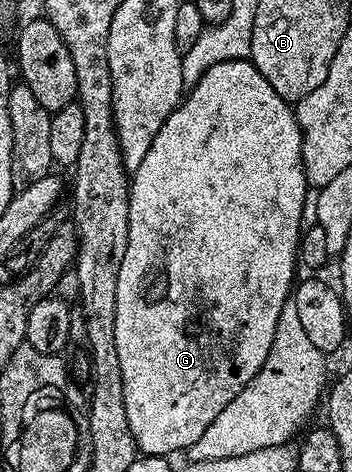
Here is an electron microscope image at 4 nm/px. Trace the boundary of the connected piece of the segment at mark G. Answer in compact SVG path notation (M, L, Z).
M229 59L227 62L213 64L195 86L186 91L185 97L179 103L177 109L171 113L169 120L161 124L161 132L153 136L153 144L149 144L149 152L145 152L145 160L130 175L131 199L129 200L129 244L125 248L125 260L121 260L121 272L117 272L117 336L115 337L115 351L117 360L121 360L121 384L125 384L125 417L129 420L129 432L133 432L133 440L136 447L147 456L172 456L178 452L187 451L197 439L205 436L205 428L217 420L217 416L257 376L257 372L265 364L265 356L269 356L269 348L273 348L273 336L277 332L277 320L281 320L281 308L292 297L293 287L296 285L295 270L297 271L297 259L299 256L299 235L301 233L301 208L305 208L305 200L309 197L307 177L303 171L303 157L301 156L301 128L295 119L294 109L283 99L273 92L273 84L261 76L261 72L250 60Z

